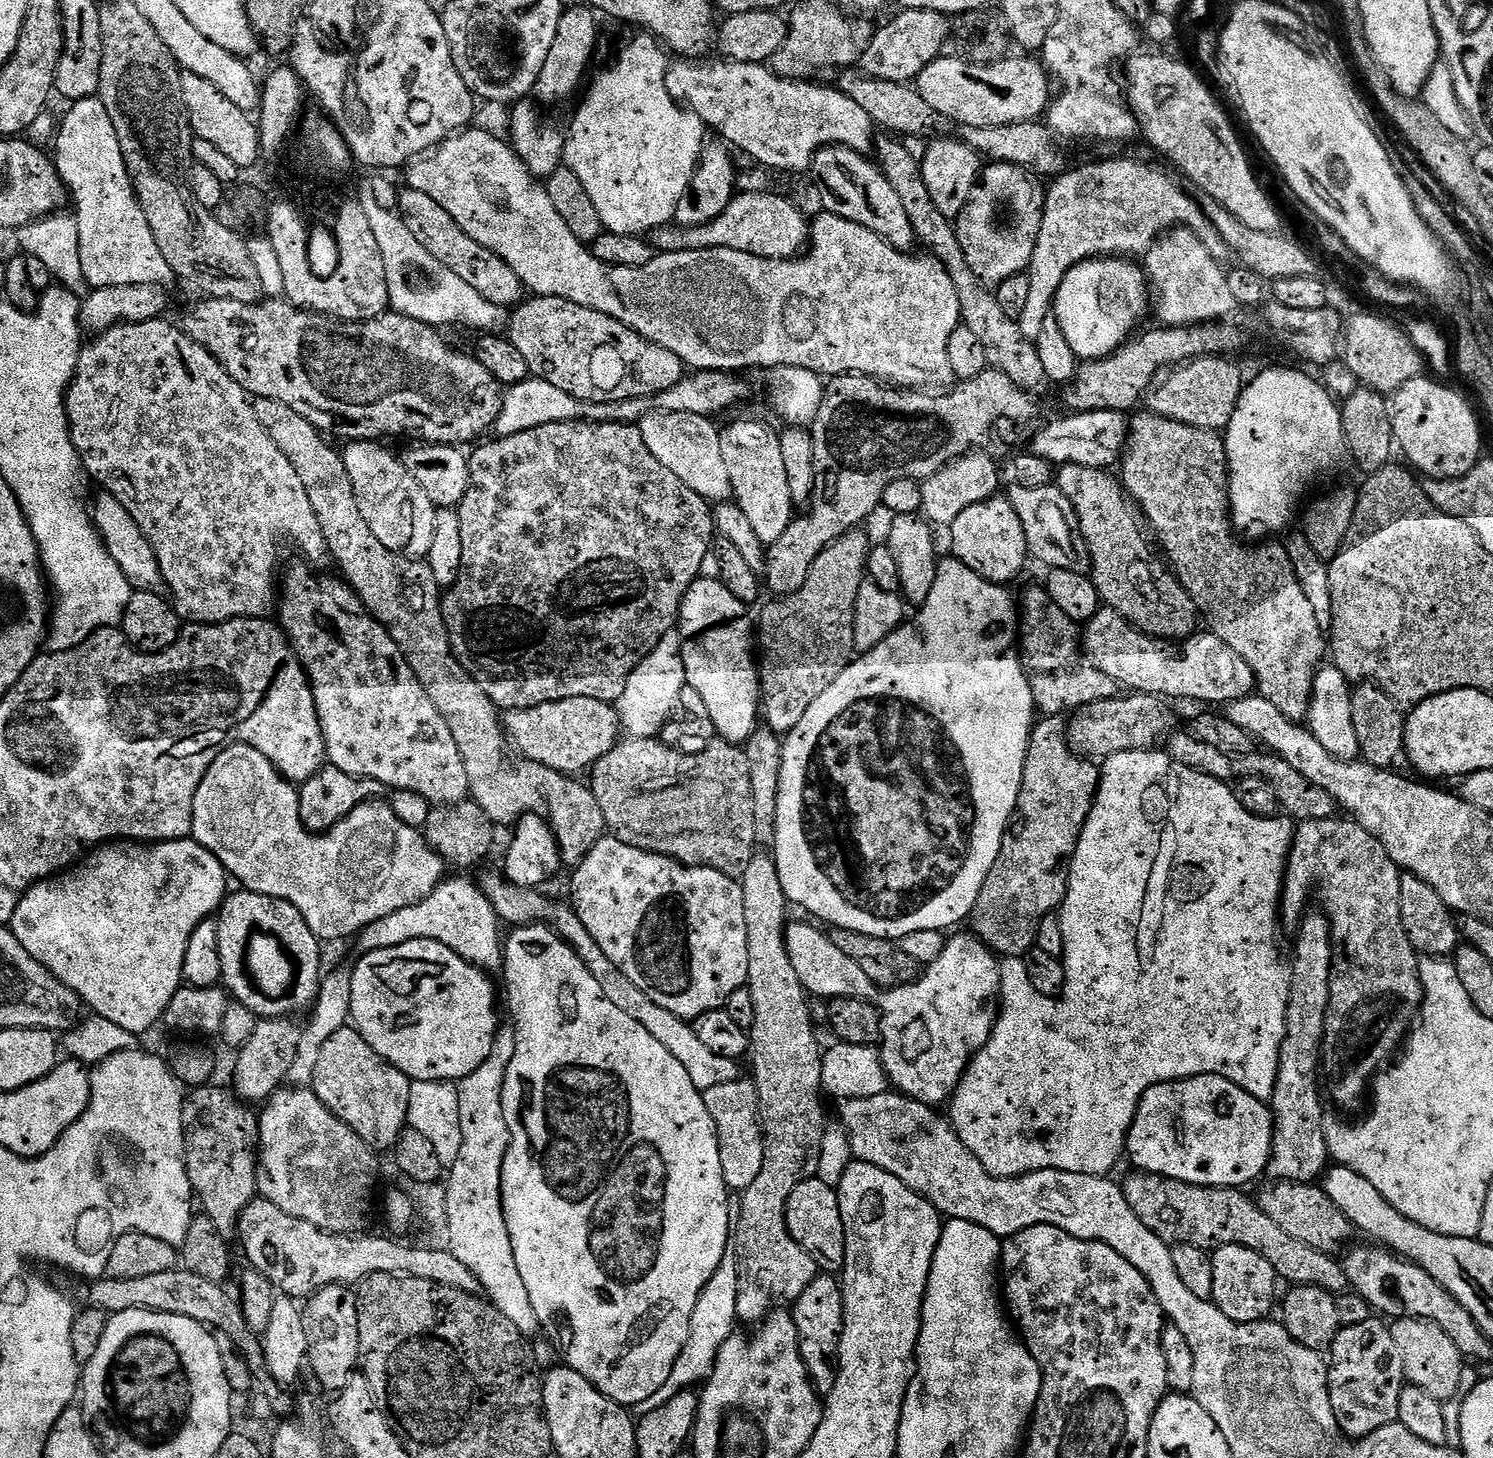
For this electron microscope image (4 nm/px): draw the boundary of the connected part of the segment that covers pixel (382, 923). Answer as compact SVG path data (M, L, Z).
M445 879L424 900L406 906L370 926L359 933L361 953L382 950L390 946L402 946L407 940L437 940L446 945L454 954L458 954L466 962L483 968L489 974L501 971L504 962L502 947L502 921L496 915L494 906L480 889L479 883L468 880Z

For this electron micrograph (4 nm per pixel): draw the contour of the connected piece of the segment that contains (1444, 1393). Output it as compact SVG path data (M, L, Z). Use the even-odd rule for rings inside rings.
M1398 1320L1391 1329L1394 1346L1398 1346L1398 1354L1402 1354L1407 1383L1426 1390L1426 1394L1434 1394L1434 1398L1441 1402L1448 1402L1464 1380L1466 1357L1460 1353L1458 1346L1454 1346L1448 1335L1429 1320Z

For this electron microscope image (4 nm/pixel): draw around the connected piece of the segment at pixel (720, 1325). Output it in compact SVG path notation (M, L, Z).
M730 1246L726 1250L722 1262L718 1262L718 1270L714 1270L714 1278L710 1278L710 1282L706 1282L706 1286L698 1298L698 1306L694 1306L694 1314L690 1318L690 1338L686 1338L686 1346L682 1346L682 1354L678 1354L678 1362L663 1389L665 1393L671 1394L691 1389L696 1386L692 1384L698 1383L697 1385L699 1385L711 1373L718 1350L734 1334L735 1328L732 1327L737 1327L737 1306L736 1249Z

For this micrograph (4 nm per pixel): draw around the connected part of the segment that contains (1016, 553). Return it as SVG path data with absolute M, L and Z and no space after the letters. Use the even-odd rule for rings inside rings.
M997 494L990 500L983 500L970 506L970 510L962 510L962 514L958 514L958 518L954 518L954 522L950 525L950 532L952 532L951 555L966 566L970 566L974 574L993 580L996 584L1007 585L1008 580L1014 579L1023 570L1024 563L1029 563L1030 553L1026 542L1026 530L1022 530L1022 518L1018 518L1014 506L1003 495Z

